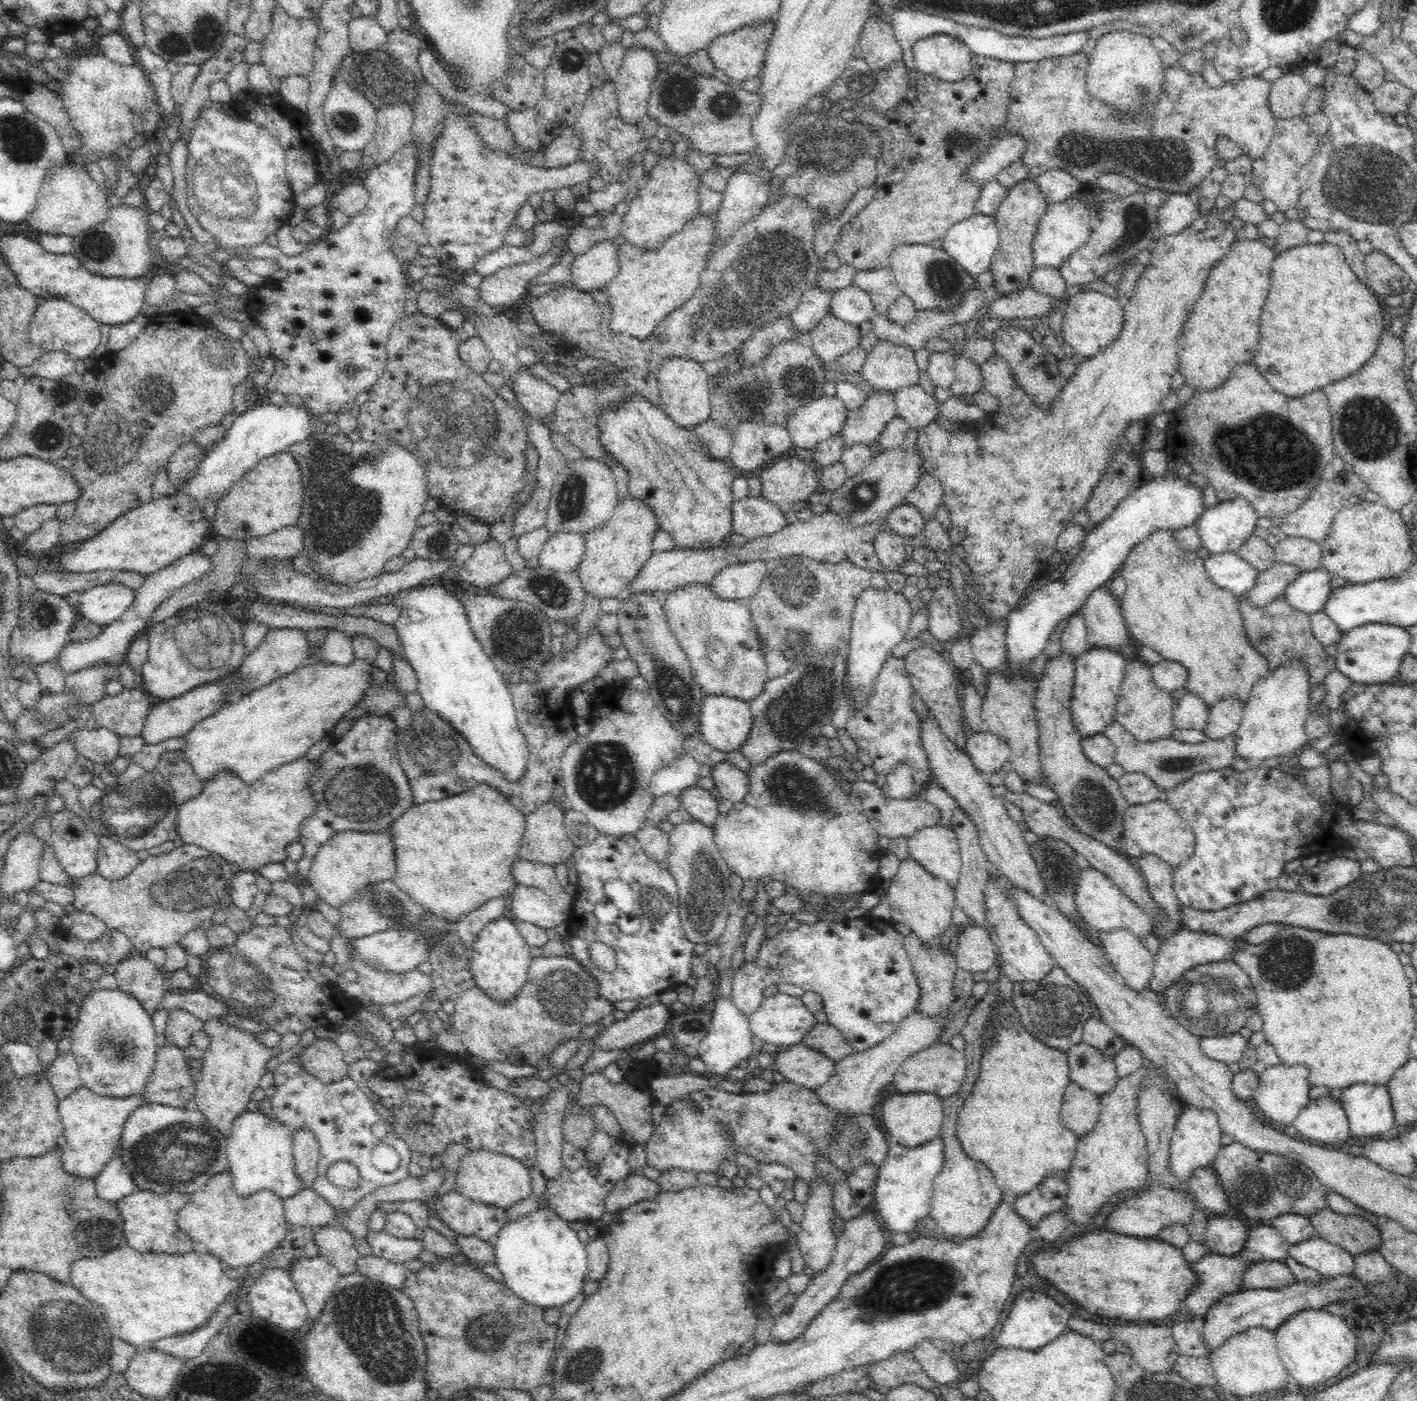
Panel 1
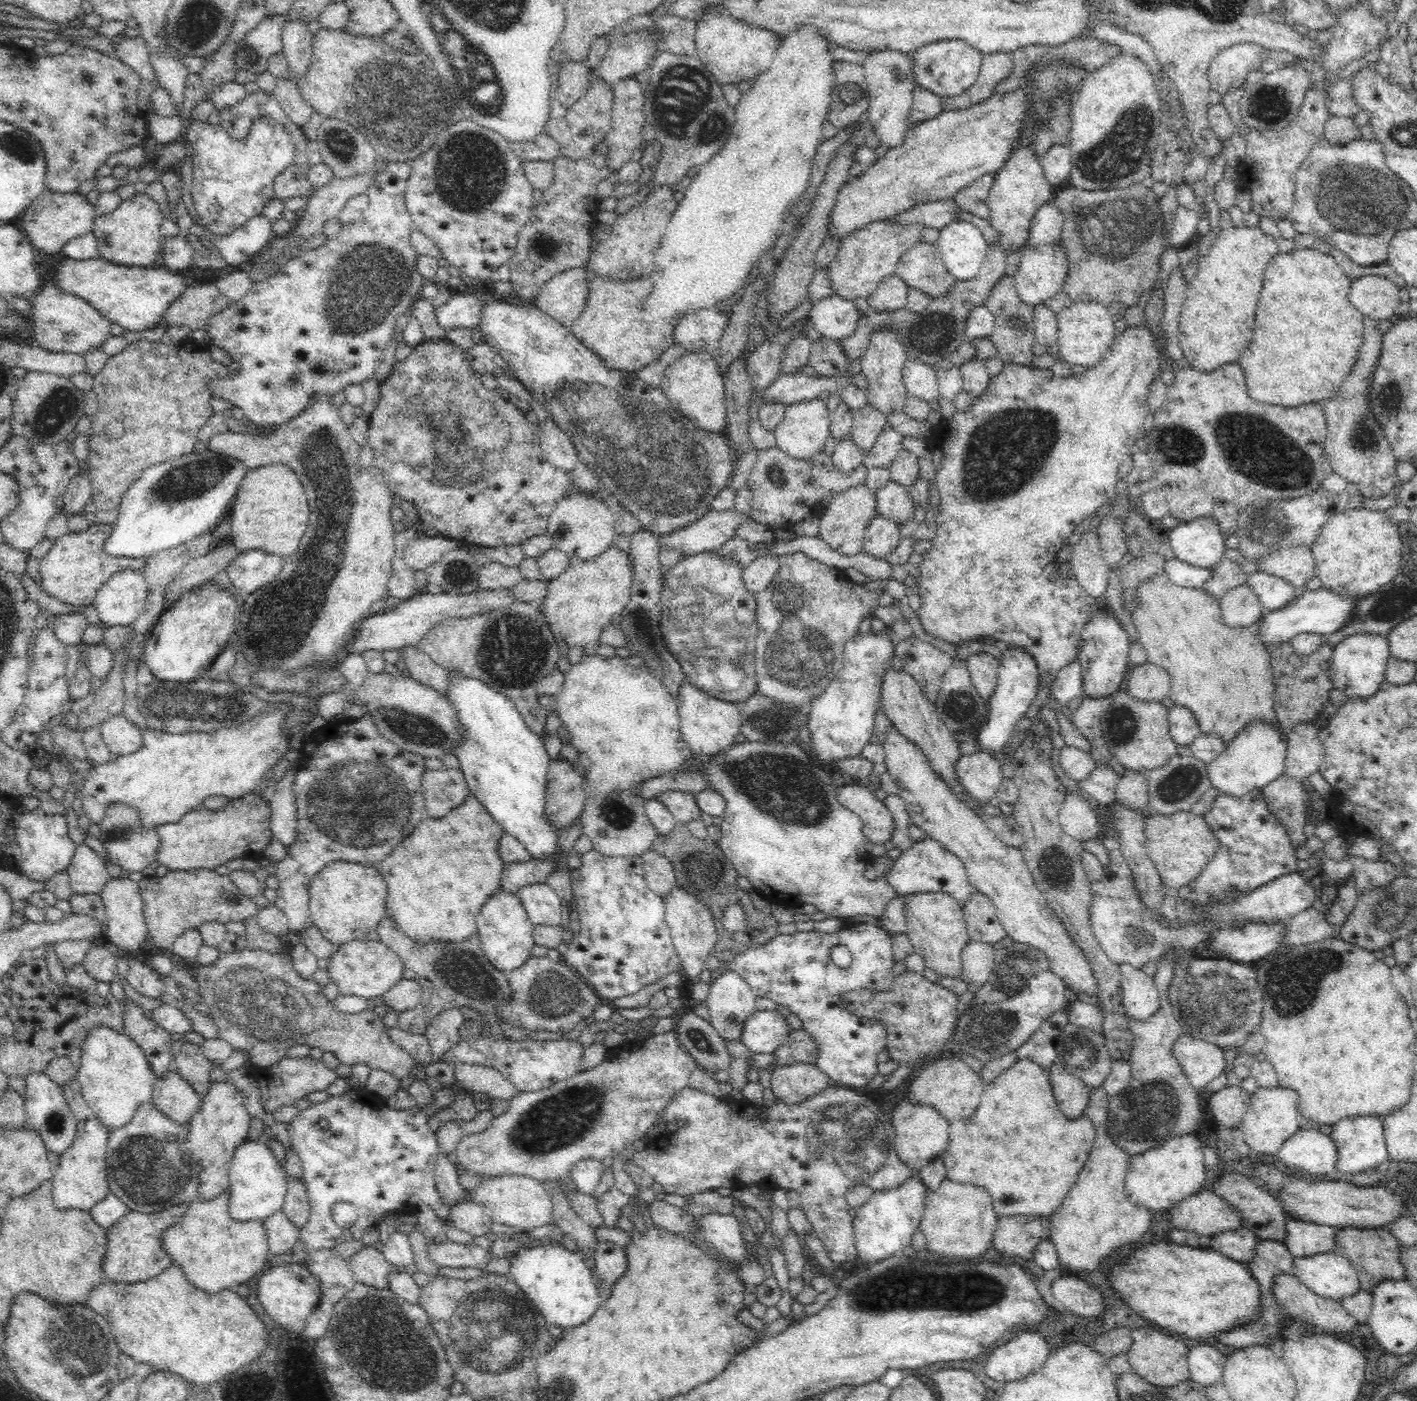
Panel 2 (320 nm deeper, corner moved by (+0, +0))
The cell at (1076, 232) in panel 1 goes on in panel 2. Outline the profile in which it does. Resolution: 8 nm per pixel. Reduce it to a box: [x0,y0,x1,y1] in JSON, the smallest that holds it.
[1013,242,1068,307]

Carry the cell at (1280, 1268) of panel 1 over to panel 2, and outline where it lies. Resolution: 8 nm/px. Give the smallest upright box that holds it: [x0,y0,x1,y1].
[1272,1273,1359,1333]

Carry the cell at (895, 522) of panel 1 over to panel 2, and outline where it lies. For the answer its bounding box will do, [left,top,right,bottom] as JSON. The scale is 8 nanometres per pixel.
[875,480,915,524]

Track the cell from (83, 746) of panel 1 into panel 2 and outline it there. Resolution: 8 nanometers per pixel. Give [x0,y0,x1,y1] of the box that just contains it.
[99,714,142,757]

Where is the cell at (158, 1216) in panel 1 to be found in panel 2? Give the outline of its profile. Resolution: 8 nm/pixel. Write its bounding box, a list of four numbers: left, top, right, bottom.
[102,1203,189,1284]

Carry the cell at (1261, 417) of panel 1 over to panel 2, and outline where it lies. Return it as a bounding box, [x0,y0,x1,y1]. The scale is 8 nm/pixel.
[1145,364,1333,537]

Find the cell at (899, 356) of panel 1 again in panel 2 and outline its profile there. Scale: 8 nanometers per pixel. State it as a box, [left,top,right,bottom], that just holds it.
[903,359,940,402]

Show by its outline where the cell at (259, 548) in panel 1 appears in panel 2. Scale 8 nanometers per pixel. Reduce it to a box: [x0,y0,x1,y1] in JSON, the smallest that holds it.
[164,541,240,602]

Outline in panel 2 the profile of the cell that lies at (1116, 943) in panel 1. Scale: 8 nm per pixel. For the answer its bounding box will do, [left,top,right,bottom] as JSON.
[1120,964,1160,1020]

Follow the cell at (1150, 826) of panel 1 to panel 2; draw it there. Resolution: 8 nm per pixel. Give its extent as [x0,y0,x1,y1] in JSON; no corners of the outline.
[1144,811,1219,889]

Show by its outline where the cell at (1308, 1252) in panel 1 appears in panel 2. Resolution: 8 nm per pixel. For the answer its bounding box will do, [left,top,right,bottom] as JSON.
[1292,1251,1361,1301]

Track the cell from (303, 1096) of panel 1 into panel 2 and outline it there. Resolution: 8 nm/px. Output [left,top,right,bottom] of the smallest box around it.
[287,1090,451,1250]

